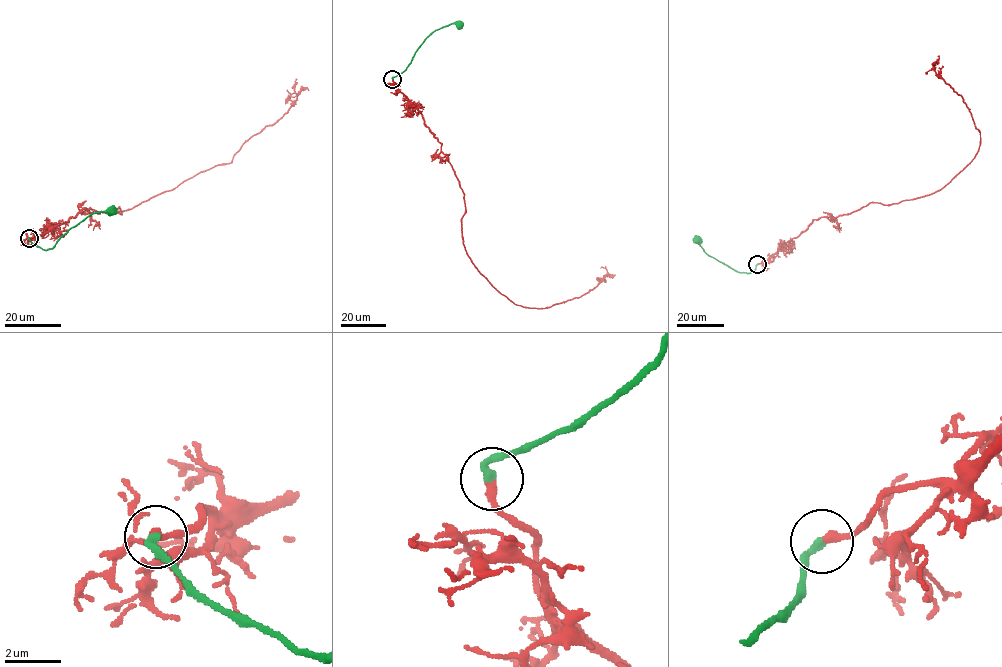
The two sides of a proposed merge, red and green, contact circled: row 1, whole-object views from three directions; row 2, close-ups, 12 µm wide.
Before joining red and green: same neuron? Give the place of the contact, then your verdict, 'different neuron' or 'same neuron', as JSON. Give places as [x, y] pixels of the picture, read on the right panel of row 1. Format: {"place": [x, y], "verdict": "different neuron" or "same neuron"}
{"place": [757, 264], "verdict": "same neuron"}

